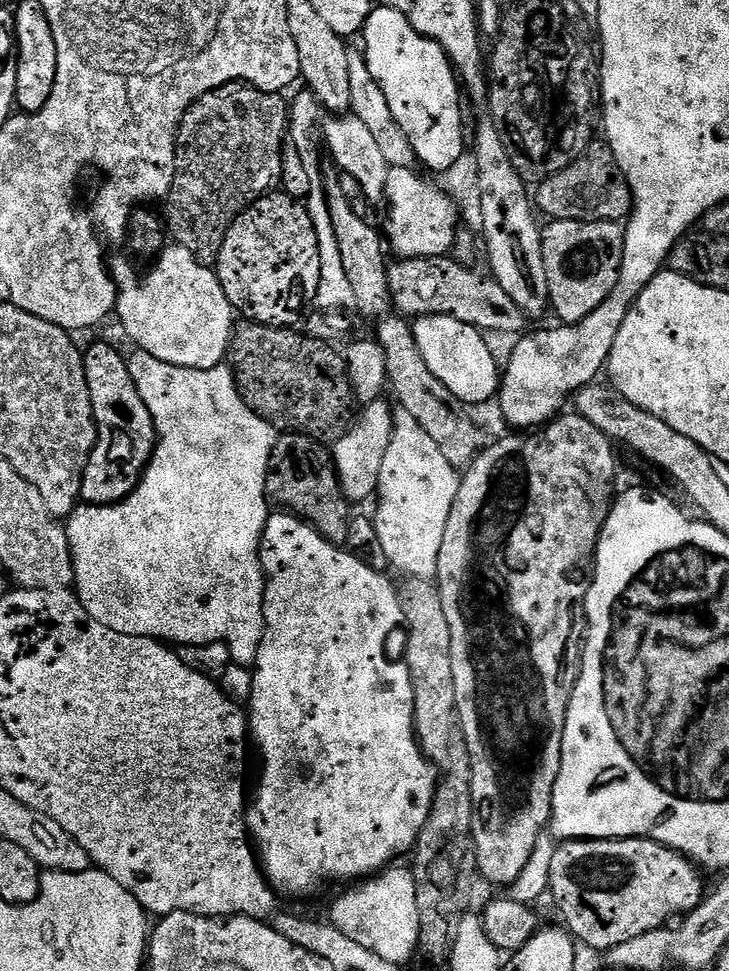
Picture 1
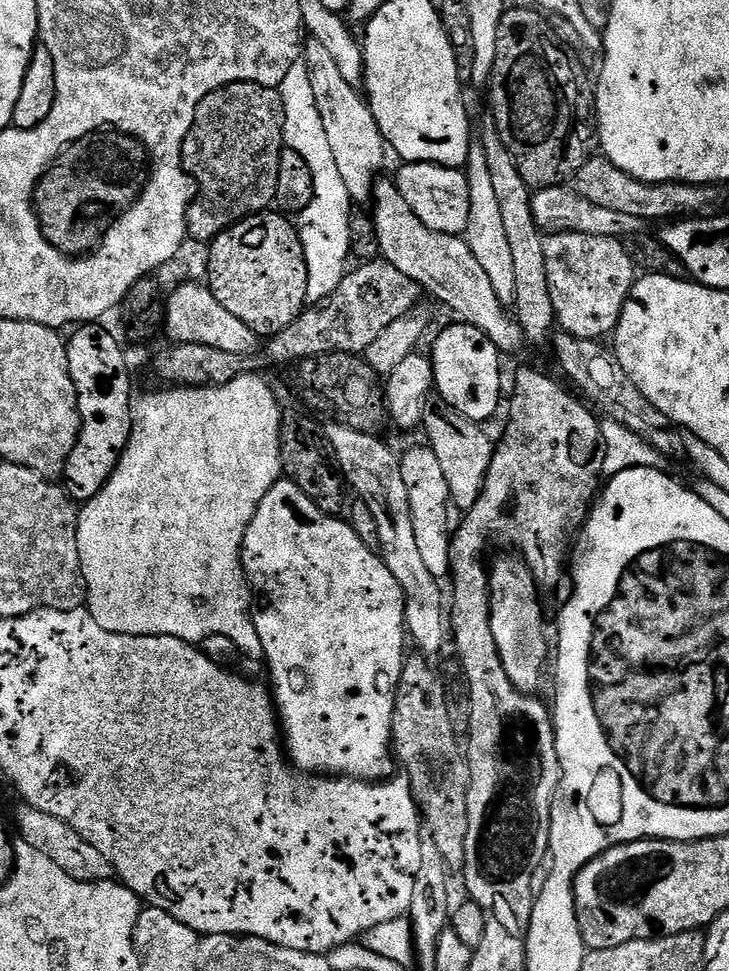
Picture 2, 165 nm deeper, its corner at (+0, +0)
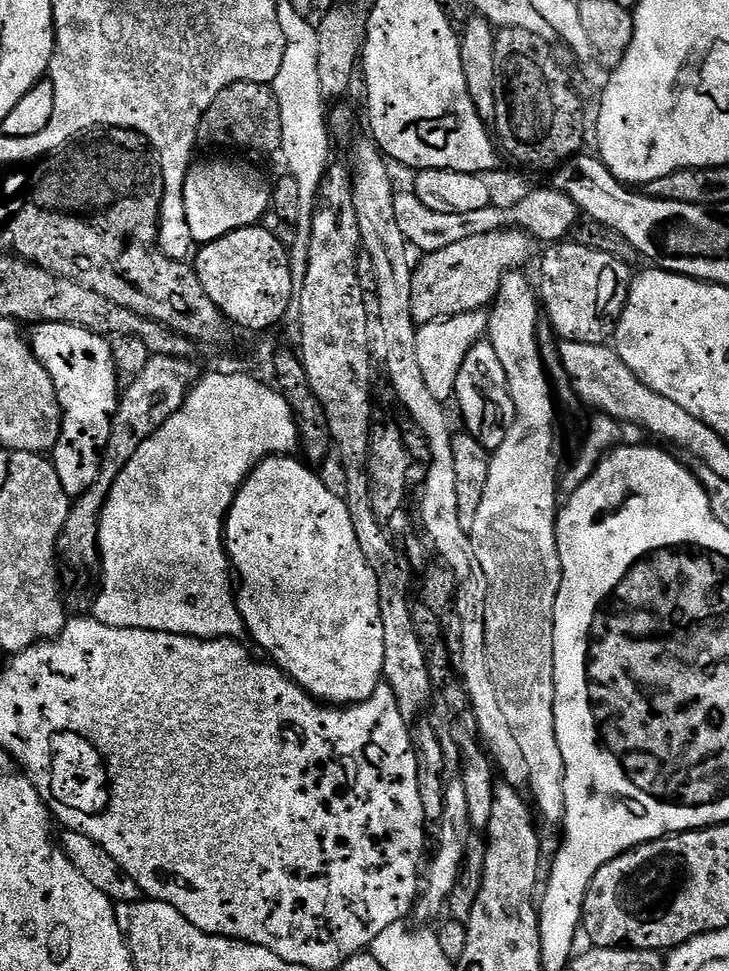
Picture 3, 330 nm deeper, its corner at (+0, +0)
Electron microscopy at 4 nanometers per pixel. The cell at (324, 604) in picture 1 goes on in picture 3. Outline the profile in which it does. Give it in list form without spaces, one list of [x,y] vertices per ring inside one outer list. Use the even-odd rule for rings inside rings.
[[[295,455],[270,456],[257,464],[256,469],[244,479],[244,484],[238,490],[228,511],[228,518],[224,521],[224,542],[231,567],[238,577],[236,605],[240,608],[247,635],[252,635],[273,656],[269,657],[278,667],[297,686],[309,692],[313,700],[329,706],[360,704],[363,700],[368,700],[370,694],[374,694],[374,690],[384,678],[386,650],[382,639],[382,614],[378,610],[378,578],[374,578],[374,570],[368,565],[366,554],[362,554],[362,546],[358,546],[358,534],[354,534],[354,522],[350,522],[350,510],[346,510],[343,495],[336,493],[335,496],[307,467],[311,468]]]

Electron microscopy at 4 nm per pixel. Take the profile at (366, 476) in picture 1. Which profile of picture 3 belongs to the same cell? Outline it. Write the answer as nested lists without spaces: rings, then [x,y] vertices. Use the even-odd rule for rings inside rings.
[[[463,312],[452,316],[448,320],[435,320],[429,324],[419,325],[416,329],[418,342],[418,363],[422,369],[426,386],[430,394],[442,402],[448,402],[456,395],[458,374],[462,370],[462,362],[466,362],[466,354],[475,344],[485,339],[488,331],[488,312]]]

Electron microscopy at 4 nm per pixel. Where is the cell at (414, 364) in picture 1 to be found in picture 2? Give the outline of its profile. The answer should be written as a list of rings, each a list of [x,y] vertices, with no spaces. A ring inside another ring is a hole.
[[[443,402],[429,403],[424,409],[422,421],[422,432],[428,435],[427,443],[430,445],[434,458],[438,458],[438,466],[442,466],[442,475],[446,477],[448,494],[453,505],[456,504],[460,510],[467,510],[474,506],[478,500],[480,488],[484,485],[484,475],[492,461],[494,451],[493,441],[488,441],[488,436],[483,432],[481,425],[474,420],[467,420],[462,414],[455,412],[448,404]]]

